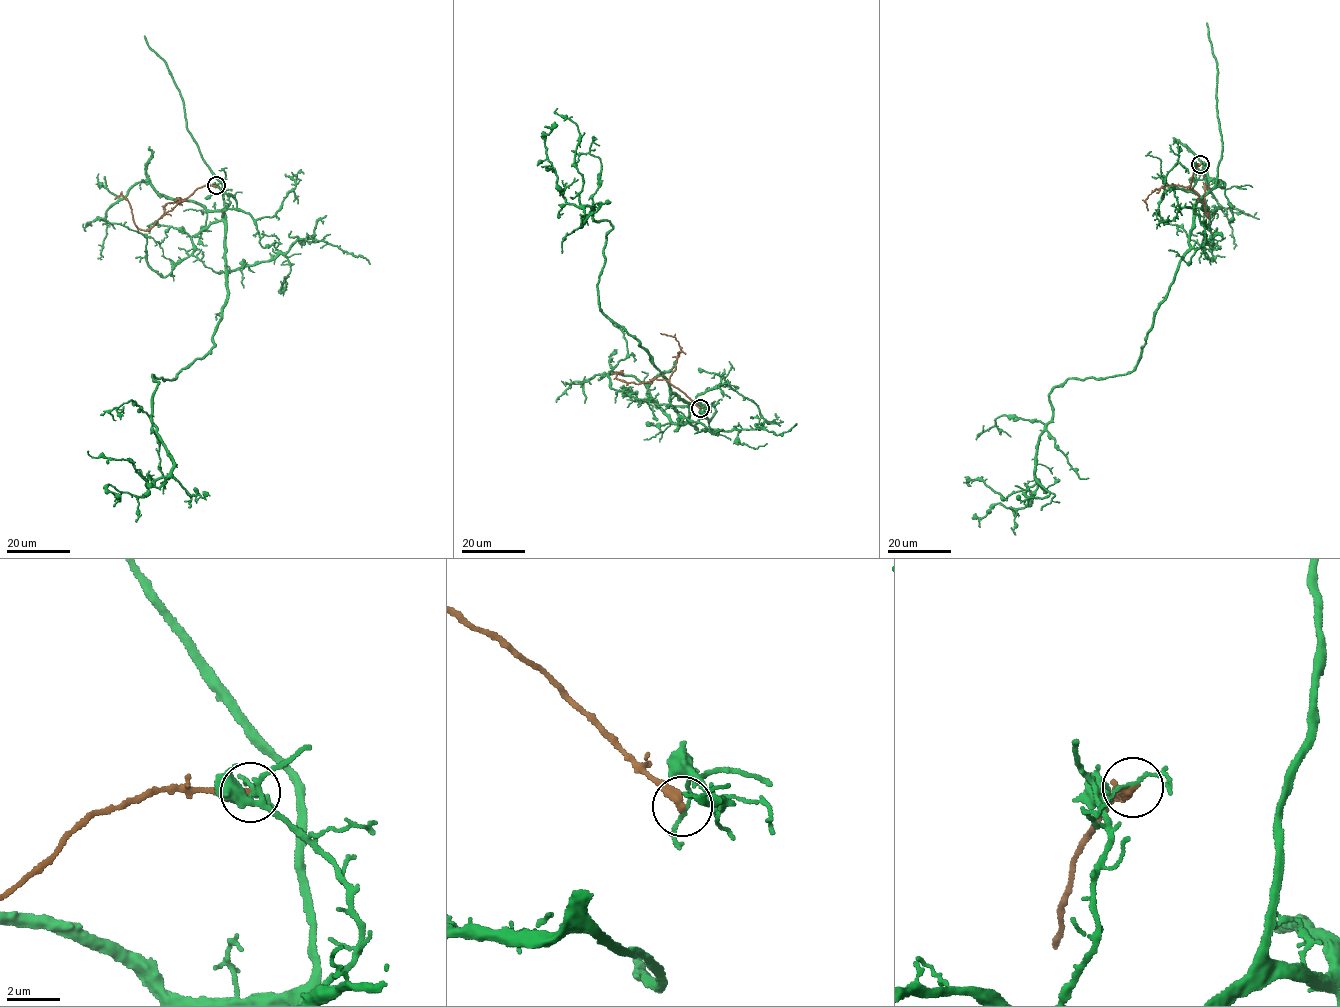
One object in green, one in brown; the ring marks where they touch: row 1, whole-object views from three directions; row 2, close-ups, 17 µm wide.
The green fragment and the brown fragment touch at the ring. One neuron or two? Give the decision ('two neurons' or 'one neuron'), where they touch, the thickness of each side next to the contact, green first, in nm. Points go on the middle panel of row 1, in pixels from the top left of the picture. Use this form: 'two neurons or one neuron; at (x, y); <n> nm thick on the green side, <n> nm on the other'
two neurons; at (700, 408); 110 nm thick on the green side, 400 nm on the other

